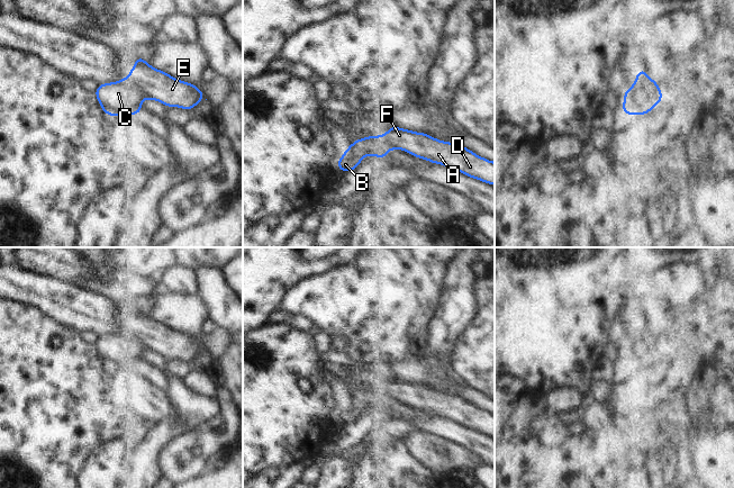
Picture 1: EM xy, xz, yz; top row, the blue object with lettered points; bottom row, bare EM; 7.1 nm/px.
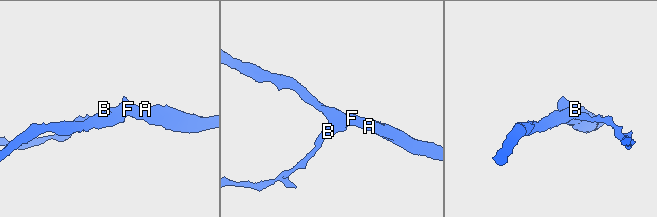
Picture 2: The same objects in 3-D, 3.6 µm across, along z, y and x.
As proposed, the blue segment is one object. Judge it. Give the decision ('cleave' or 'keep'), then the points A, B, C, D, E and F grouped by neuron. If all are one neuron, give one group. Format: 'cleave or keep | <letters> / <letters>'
cleave | A D E F / B C

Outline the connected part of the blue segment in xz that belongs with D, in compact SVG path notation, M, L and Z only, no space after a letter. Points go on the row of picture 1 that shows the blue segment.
M391 126L384 134L390 150L402 150L415 157L456 170L470 178L495 186L495 162L474 154L469 148L443 142L427 133Z

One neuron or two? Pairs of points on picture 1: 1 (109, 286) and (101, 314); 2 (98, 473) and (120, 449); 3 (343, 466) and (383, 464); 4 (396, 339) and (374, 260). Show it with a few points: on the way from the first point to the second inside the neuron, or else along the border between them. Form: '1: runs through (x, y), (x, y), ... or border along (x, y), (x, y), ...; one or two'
1: border along (102, 290), (114, 292); two
2: runs through (105, 469), (107, 468), (107, 462), (114, 455); one
3: border along (369, 444), (353, 463), (351, 476); two
4: runs through (390, 319), (387, 314), (387, 279); one

